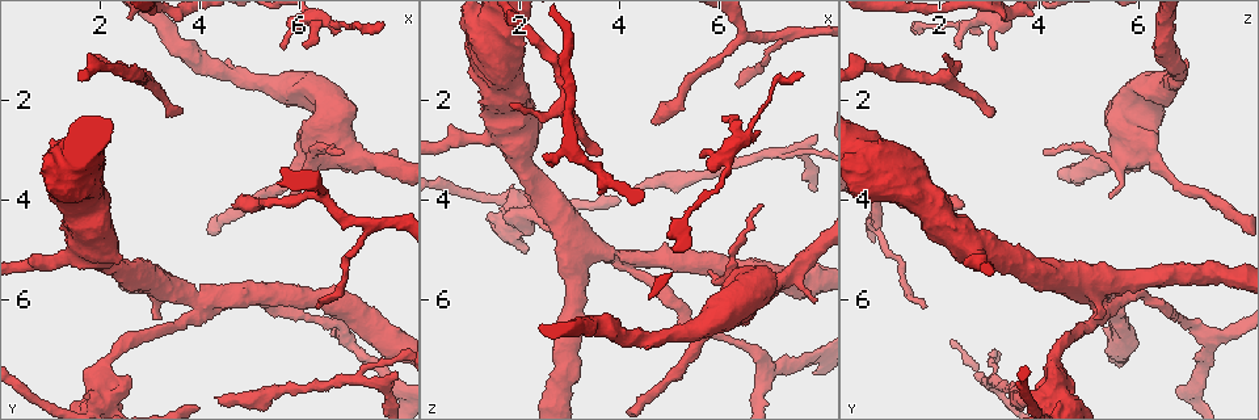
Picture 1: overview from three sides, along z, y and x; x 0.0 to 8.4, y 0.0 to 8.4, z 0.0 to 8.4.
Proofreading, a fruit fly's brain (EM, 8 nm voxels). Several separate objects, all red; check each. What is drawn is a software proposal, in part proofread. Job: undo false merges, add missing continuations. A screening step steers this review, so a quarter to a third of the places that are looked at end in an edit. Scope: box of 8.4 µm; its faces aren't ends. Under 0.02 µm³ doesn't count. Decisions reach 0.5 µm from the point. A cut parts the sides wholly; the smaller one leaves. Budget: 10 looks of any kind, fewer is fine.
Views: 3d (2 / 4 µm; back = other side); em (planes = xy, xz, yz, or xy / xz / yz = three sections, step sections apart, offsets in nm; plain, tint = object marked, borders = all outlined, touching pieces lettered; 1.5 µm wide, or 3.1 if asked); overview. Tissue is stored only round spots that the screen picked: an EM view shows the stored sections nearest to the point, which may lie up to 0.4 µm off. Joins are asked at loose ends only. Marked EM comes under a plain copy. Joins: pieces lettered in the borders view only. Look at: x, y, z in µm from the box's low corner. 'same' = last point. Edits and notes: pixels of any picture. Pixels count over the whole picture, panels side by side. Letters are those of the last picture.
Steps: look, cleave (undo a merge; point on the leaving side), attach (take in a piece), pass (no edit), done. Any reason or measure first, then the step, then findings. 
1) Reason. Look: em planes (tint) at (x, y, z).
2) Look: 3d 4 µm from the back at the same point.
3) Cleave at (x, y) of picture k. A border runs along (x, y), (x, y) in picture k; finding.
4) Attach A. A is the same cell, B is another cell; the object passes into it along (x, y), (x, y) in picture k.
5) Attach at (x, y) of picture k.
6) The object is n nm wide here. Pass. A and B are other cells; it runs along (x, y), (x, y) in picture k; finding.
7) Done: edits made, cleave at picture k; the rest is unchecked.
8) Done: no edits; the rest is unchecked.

Sudden change in width. Look: em planes (borders) at (5.50, 7.85, 3.50).

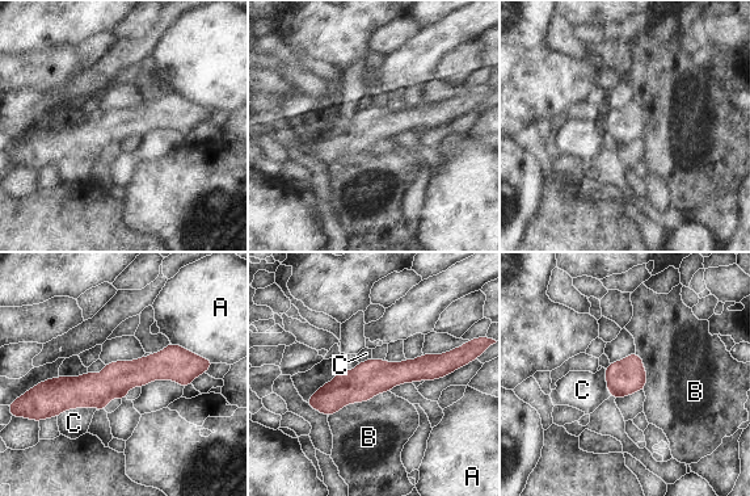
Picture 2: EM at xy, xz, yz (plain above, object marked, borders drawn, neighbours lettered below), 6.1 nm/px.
The longest contact is with B, 400 nm. Pass. A, B and C are other cells; it runs along (199, 364), (102, 387), (43, 385) in picture 2; continuous, no second neuron.

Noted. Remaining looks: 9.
Sharp bend. Look: 3d 2 µm at (7.35, 4.55, 0.80).

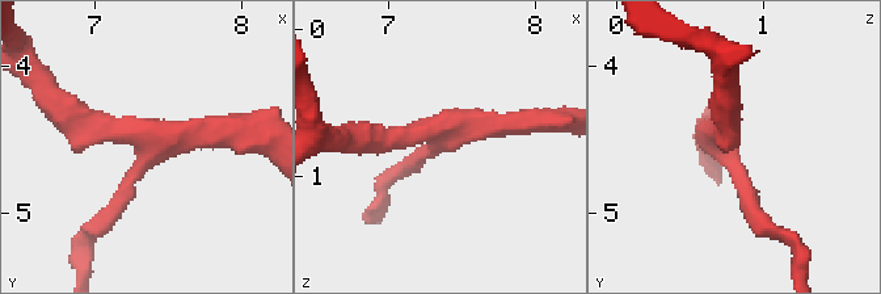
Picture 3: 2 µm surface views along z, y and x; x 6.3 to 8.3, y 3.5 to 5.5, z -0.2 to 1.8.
Need the tissue. Look: em planes (borders) at (7.38, 4.54, 0.74).

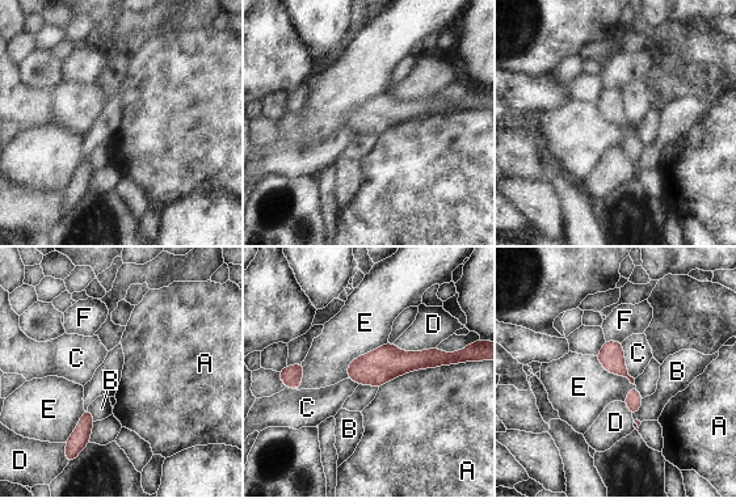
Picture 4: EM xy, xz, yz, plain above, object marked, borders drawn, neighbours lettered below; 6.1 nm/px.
The object is 160 nm wide here. Pass. A, B, C, D, E and F are other cells; it runs along (446, 358), (387, 362), (350, 375) in picture 4; one neuron here.

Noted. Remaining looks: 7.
Tapers out. Look: 3d 4 µm at (5.65, 0.95, 3.10).

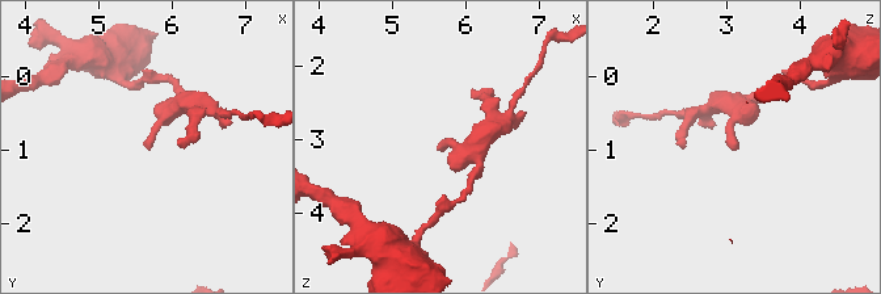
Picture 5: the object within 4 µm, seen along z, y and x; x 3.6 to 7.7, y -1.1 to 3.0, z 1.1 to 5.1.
Shape alone is not enough. Look: em xz step 4 (borders) at (5.65, 1.00, 3.05).

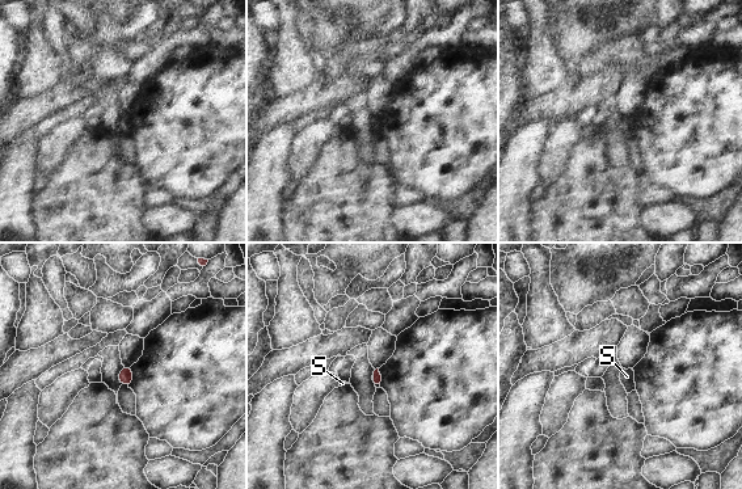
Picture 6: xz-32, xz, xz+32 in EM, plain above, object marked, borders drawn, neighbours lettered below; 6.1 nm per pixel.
Look: em xy step 8 (borders) at the same point.

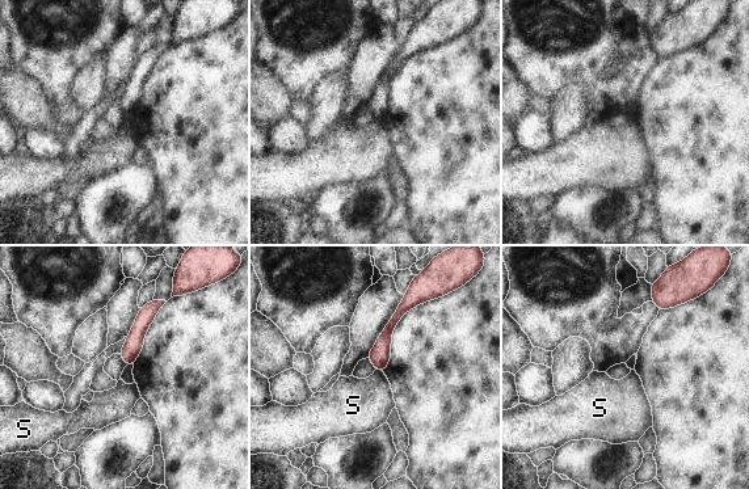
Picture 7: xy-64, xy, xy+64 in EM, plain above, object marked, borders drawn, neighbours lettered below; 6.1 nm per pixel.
Pass. S is another cell; none of them fits.

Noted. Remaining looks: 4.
Thin end. Look: 3d 2 µm at (1.80, 1.10, 2.15).

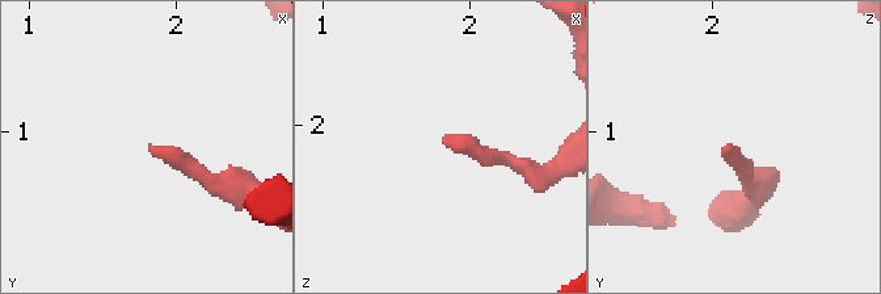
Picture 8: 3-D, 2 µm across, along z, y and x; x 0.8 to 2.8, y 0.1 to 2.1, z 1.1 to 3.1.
Need the tissue. Look: em planes (borders) at (1.78, 1.12, 2.08).

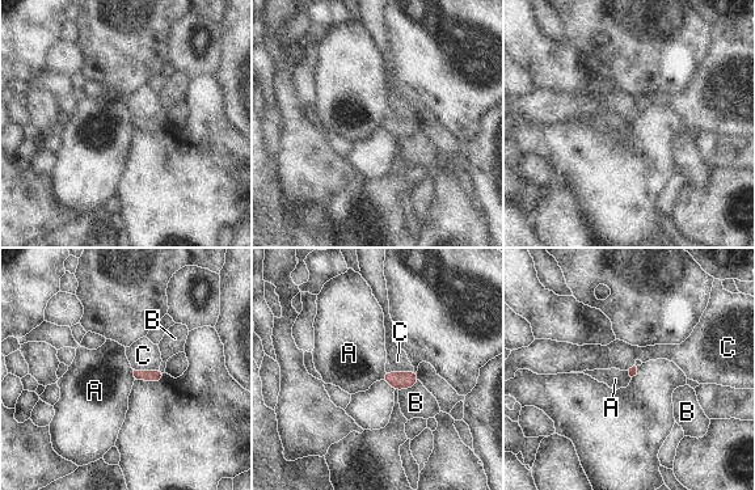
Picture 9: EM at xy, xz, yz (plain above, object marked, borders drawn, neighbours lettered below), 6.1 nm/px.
Pass. A, B and C are other cells; no lettered piece goes on from it.

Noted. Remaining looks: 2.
Done: no edits; the rest is unchecked.

